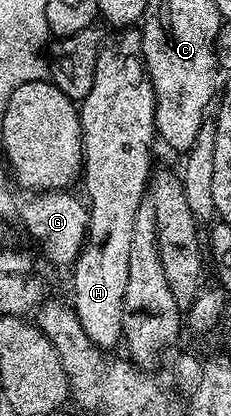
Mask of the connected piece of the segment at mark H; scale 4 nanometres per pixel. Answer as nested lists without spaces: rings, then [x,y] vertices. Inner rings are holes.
[[[136,27],[126,28],[116,33],[117,37],[110,39],[104,45],[99,54],[99,58],[95,62],[95,82],[91,82],[91,94],[87,94],[87,98],[80,101],[79,111],[81,113],[81,158],[83,161],[83,184],[85,180],[85,192],[89,195],[87,199],[87,207],[89,210],[89,230],[85,234],[85,244],[81,247],[80,254],[77,255],[77,260],[71,266],[73,272],[73,300],[71,299],[71,307],[76,312],[79,322],[83,326],[83,334],[87,334],[90,342],[102,350],[113,350],[118,343],[123,340],[121,327],[123,326],[123,314],[125,313],[125,295],[127,294],[127,274],[129,273],[129,265],[131,259],[131,234],[135,230],[135,214],[139,210],[139,206],[143,203],[147,196],[147,189],[151,179],[151,167],[149,162],[153,158],[153,148],[149,143],[155,140],[157,136],[157,127],[155,126],[155,94],[153,87],[149,81],[149,76],[145,72],[145,62],[141,59],[141,33]]]

